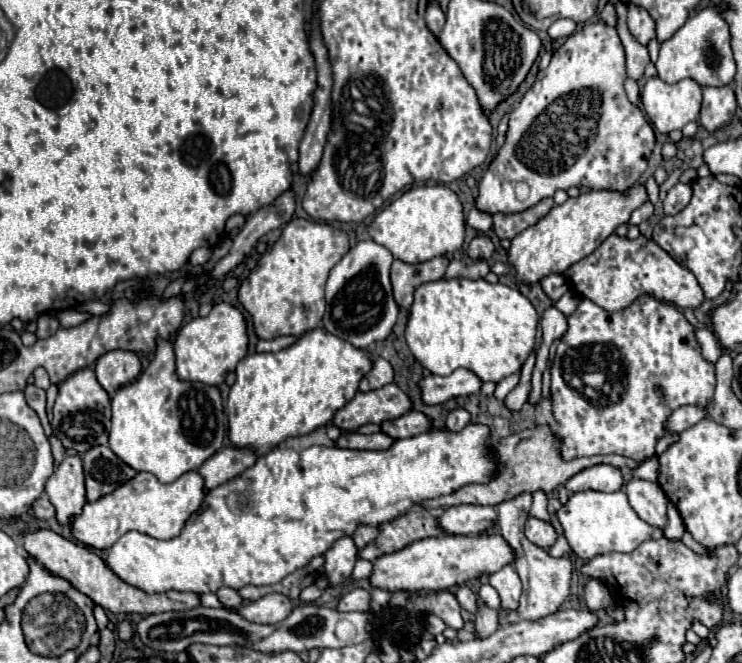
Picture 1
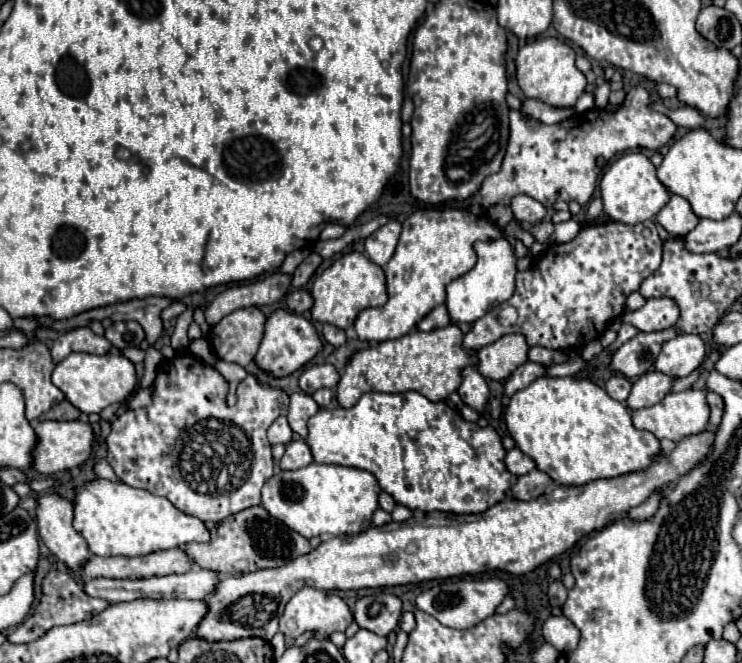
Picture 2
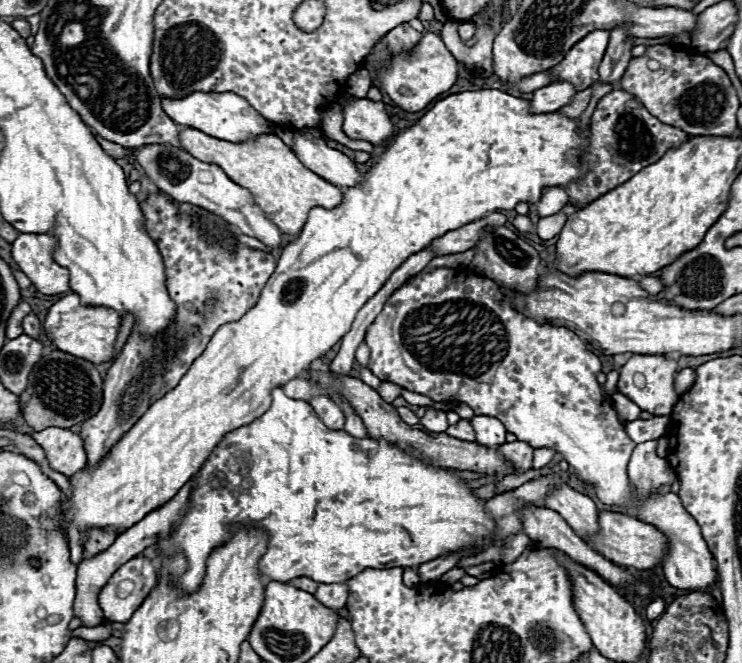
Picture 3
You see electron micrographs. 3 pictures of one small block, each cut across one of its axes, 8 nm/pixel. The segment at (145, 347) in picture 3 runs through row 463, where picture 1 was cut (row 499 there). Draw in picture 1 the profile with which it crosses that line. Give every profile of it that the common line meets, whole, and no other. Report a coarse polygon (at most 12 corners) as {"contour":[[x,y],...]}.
{"contour":[[108,446],[82,456],[86,498],[96,502],[136,476]]}

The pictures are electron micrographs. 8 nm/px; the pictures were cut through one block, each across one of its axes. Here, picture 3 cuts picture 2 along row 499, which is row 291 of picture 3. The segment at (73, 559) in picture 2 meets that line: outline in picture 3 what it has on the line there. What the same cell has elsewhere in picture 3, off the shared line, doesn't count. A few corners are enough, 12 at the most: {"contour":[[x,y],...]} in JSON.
{"contour":[[18,234],[12,258],[42,294],[68,292],[56,236]]}

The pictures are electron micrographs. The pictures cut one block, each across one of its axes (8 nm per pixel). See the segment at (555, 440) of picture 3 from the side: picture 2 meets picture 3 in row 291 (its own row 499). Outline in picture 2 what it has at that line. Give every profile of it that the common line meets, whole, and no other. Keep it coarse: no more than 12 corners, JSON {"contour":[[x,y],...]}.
{"contour":[[418,392],[308,420],[314,462],[478,514],[516,482],[492,426]]}

